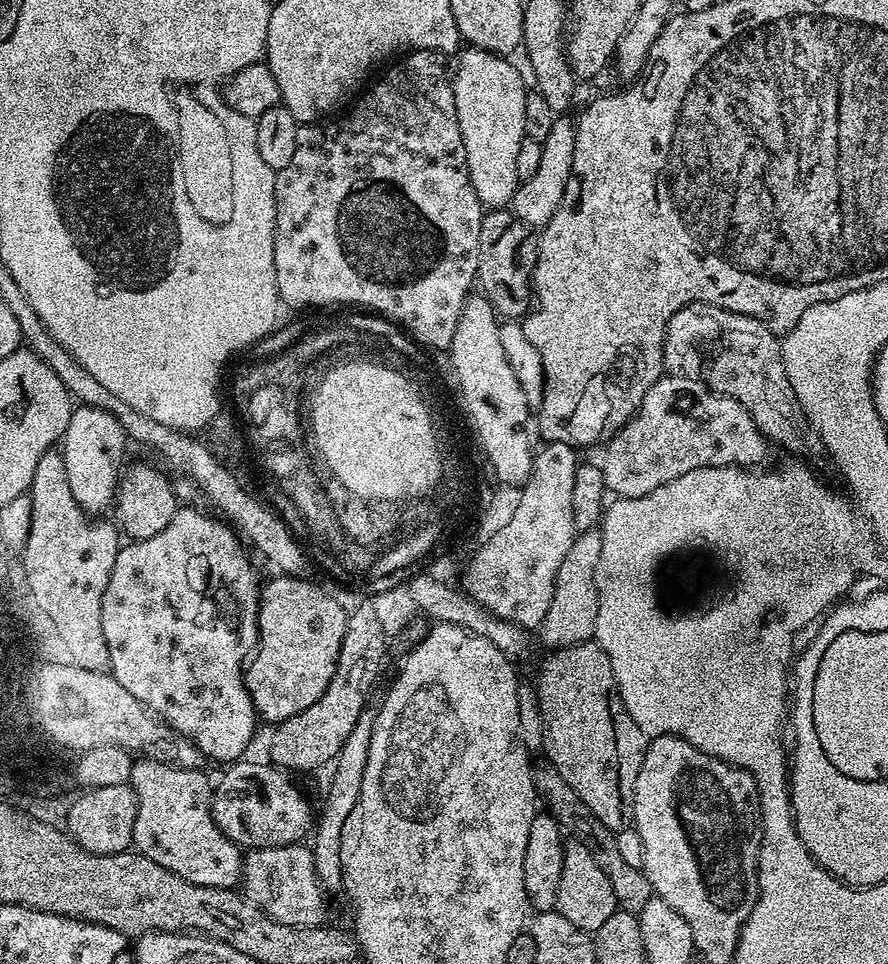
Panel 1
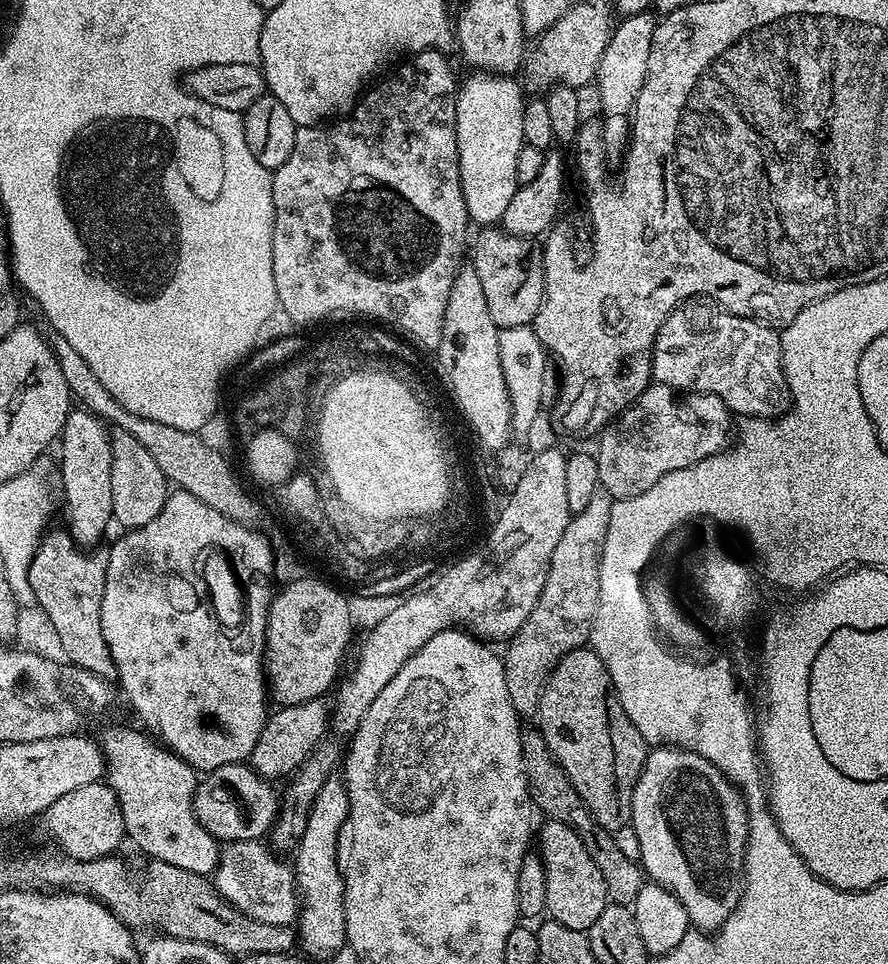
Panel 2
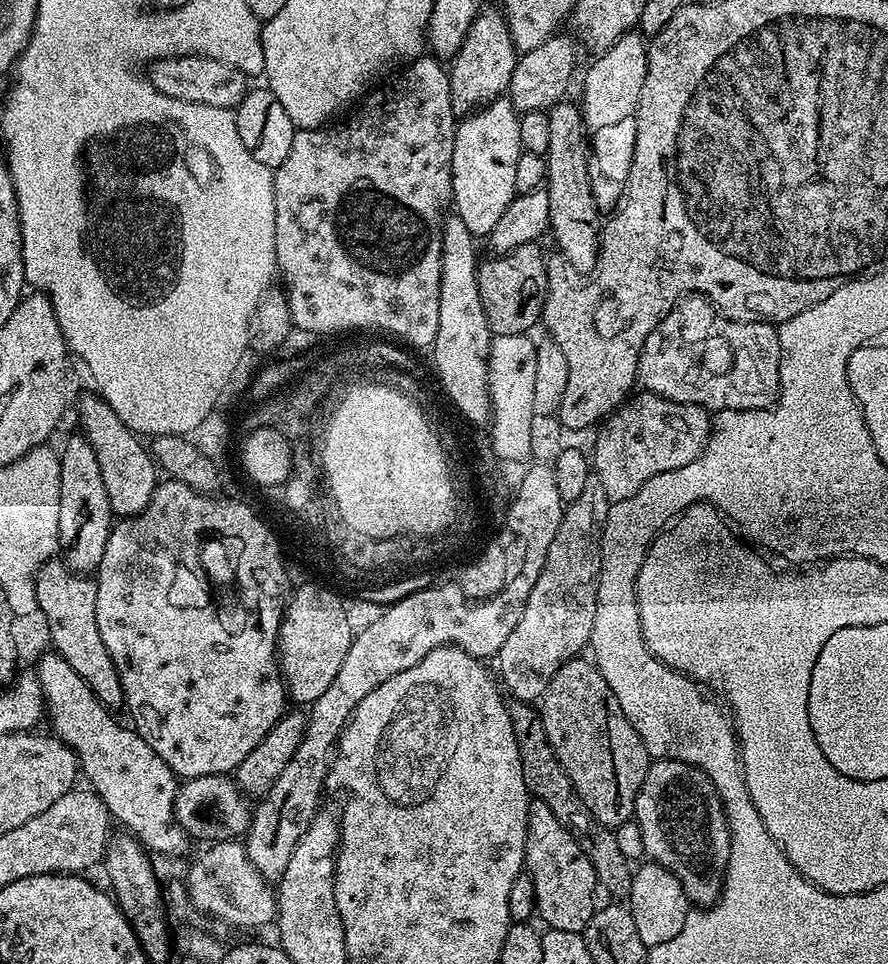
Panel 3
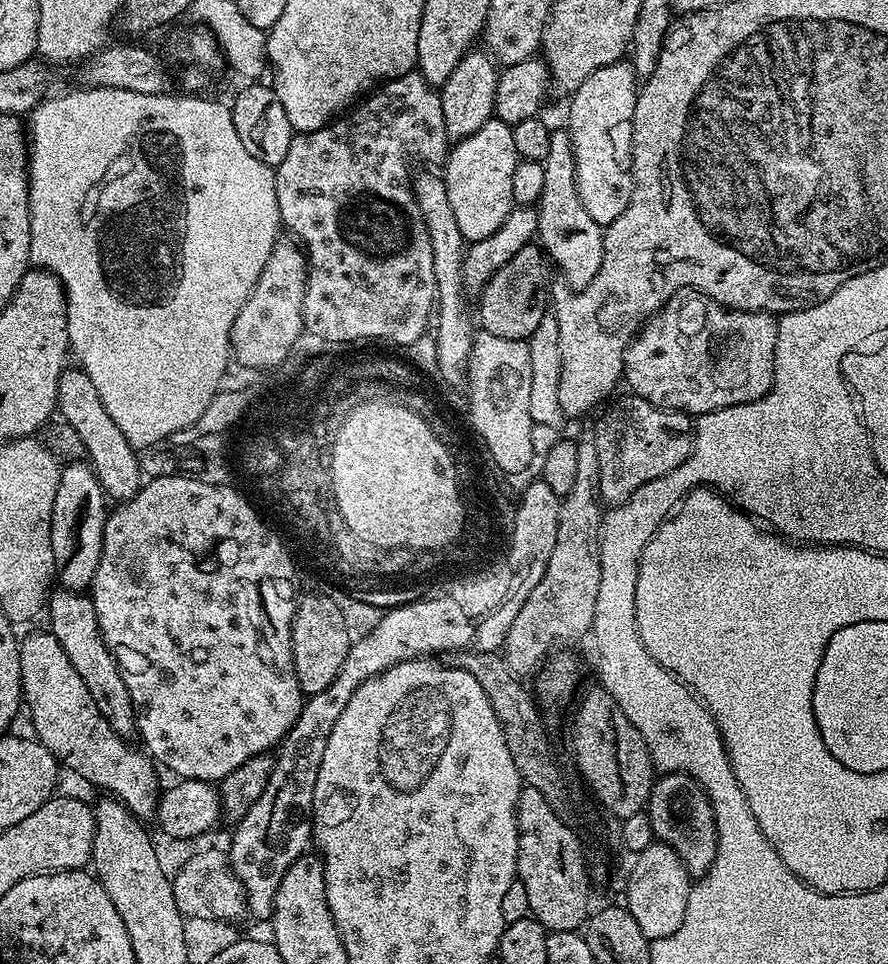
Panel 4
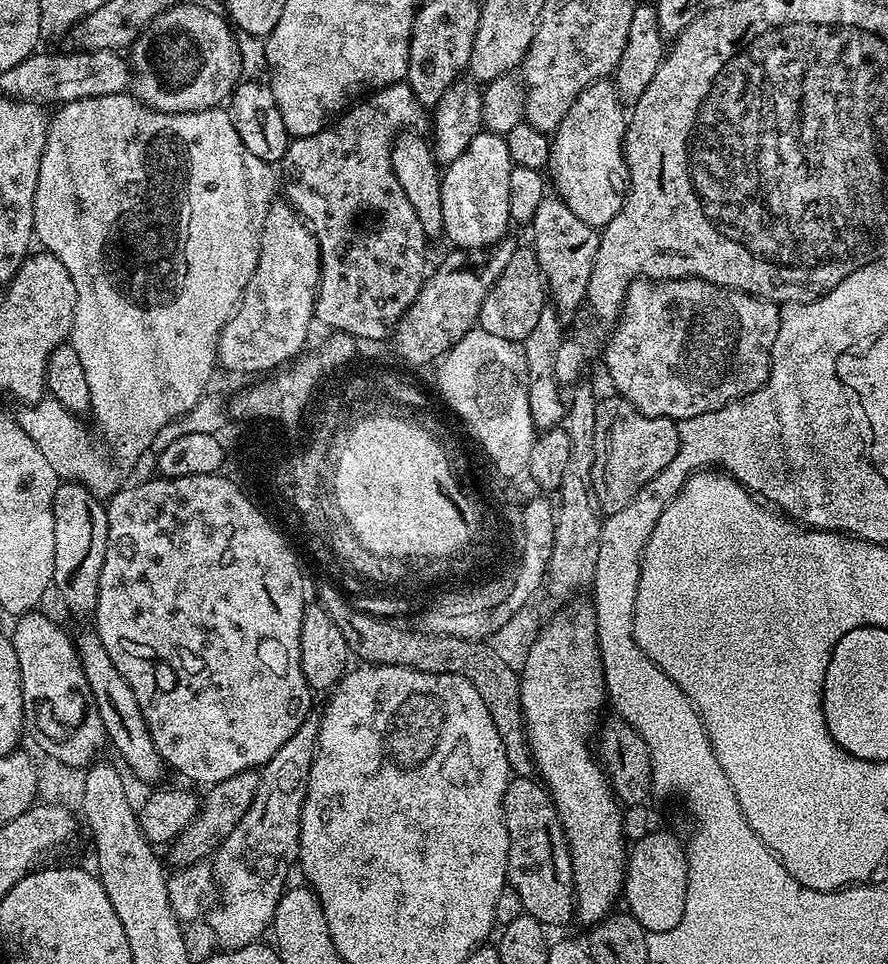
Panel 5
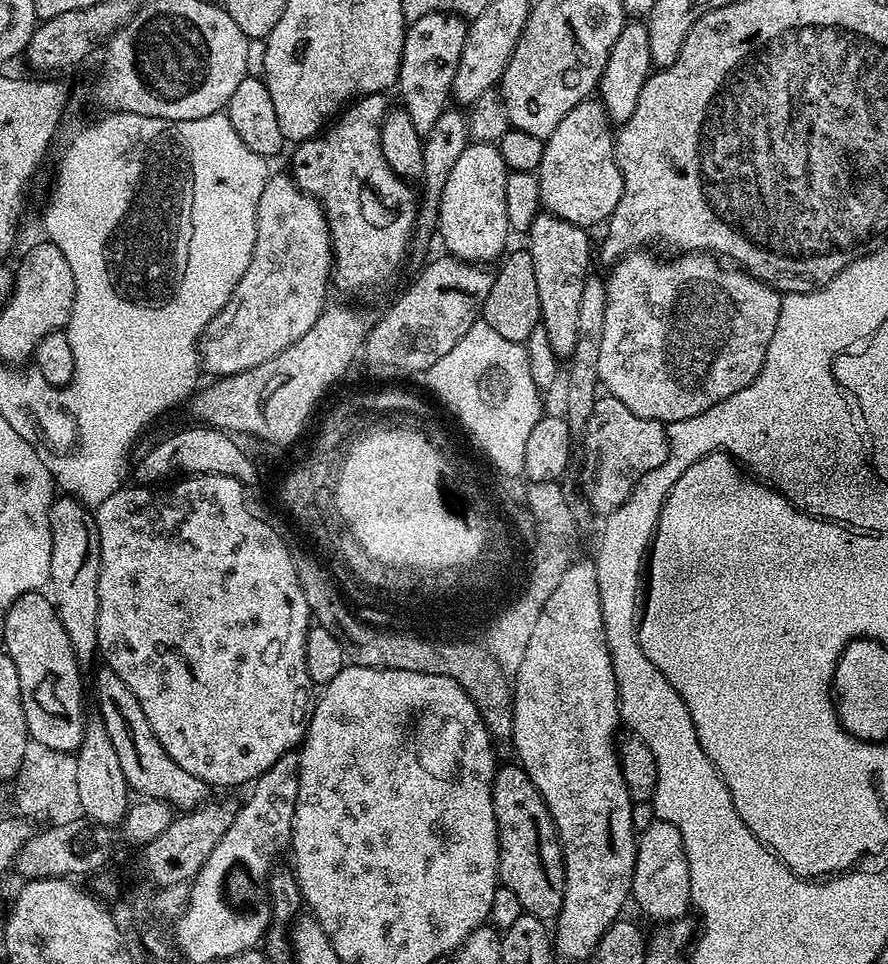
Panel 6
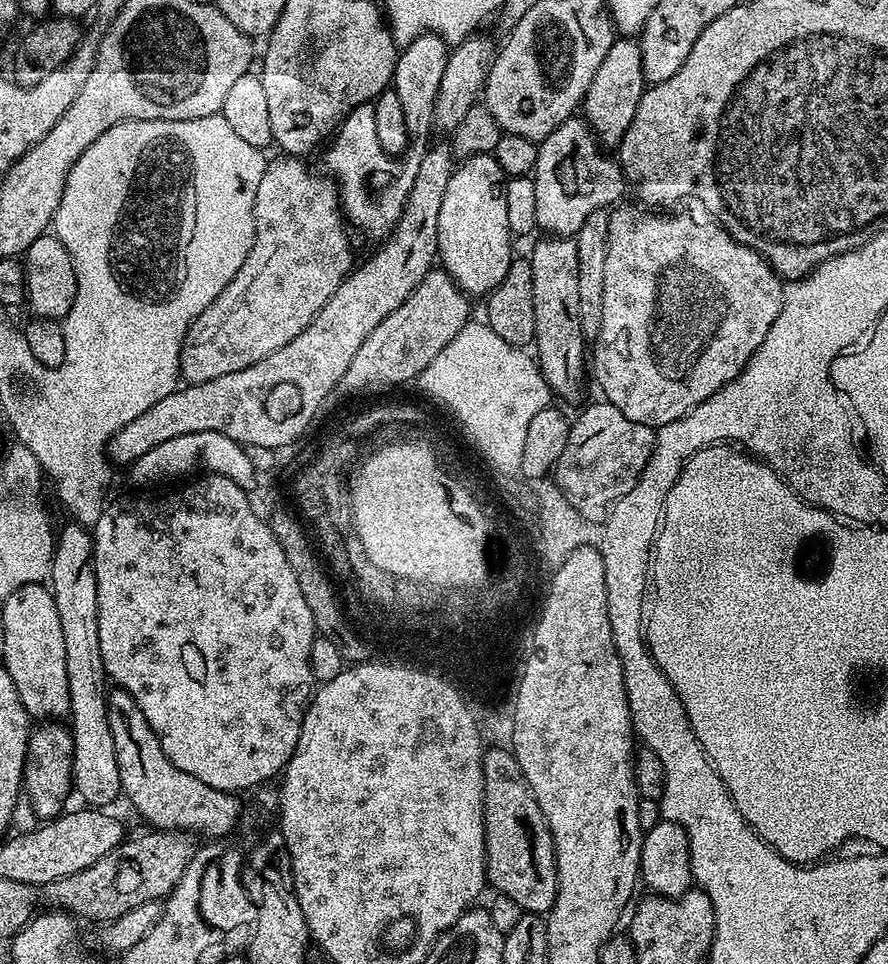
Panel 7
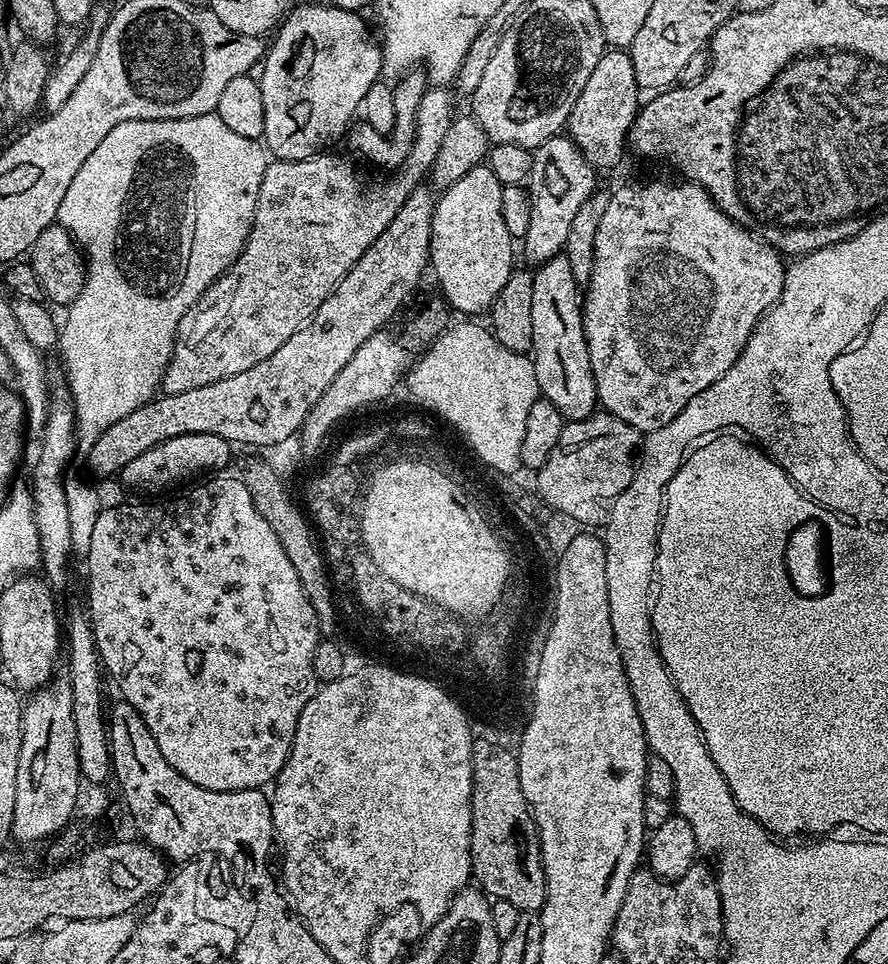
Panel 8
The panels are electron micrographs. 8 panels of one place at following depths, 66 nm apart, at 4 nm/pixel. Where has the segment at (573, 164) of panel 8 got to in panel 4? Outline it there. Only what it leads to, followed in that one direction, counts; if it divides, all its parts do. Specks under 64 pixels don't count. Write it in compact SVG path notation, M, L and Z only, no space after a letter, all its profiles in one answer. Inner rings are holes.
M617 62L594 70L594 74L590 74L590 78L586 78L569 99L572 101L568 104L566 131L574 154L578 198L582 198L582 206L586 206L590 218L601 226L614 223L632 197L632 174L625 165L624 168L620 165L616 157L612 132L631 121L637 91L638 77L631 63Z

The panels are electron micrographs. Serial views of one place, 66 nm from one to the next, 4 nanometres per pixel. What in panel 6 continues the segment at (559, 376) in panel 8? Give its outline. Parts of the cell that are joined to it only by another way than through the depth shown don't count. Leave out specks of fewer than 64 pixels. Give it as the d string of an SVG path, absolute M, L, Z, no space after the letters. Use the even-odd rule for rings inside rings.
M546 211L534 218L526 233L526 251L534 258L534 278L538 282L542 336L544 332L553 354L563 358L571 357L578 342L578 305L582 286L590 275L588 263L594 260L594 244L588 241L588 235L585 229Z

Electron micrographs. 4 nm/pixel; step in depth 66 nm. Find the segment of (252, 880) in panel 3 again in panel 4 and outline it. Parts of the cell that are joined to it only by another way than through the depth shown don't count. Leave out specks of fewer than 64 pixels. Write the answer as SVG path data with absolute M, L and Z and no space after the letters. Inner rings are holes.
M210 848L192 855L172 876L172 889L178 908L186 918L206 918L232 922L247 911L243 884L233 874L227 853Z

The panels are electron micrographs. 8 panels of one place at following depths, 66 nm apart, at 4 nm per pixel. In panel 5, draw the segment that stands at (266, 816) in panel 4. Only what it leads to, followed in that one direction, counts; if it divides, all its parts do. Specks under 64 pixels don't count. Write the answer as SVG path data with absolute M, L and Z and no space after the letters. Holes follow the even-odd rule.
M308 715L282 750L259 769L258 794L254 794L250 810L242 814L242 822L230 830L230 838L223 840L214 853L210 865L217 885L222 886L222 895L207 913L206 923L224 948L257 943L263 937L260 935L271 929L280 895L289 883L288 867L293 867L300 855L300 819L319 729L319 719Z

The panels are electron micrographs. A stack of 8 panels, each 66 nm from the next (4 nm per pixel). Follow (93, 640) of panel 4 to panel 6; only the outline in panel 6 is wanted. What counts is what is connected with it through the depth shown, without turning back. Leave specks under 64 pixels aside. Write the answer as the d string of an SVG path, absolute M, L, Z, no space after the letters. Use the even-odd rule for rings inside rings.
M104 666L101 669L96 676L96 700L100 703L98 716L114 742L114 751L118 754L122 774L126 774L129 789L133 793L141 792L141 797L150 800L165 800L180 810L191 810L205 803L210 796L210 785L182 770L182 766L162 750L162 742L154 738L154 730L150 730L150 722L146 722L146 714L142 714L142 706L138 706L138 698L134 698L130 686L126 686L112 668Z

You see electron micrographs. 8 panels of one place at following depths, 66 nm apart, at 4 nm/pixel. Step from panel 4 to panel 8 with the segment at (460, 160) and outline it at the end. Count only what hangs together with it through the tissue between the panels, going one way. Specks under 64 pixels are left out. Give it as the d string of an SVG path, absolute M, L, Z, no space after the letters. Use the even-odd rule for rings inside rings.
M482 163L474 170L462 174L454 186L443 189L439 193L434 218L432 219L432 241L430 242L431 275L436 275L440 283L443 299L449 309L465 312L465 317L476 318L479 312L487 313L492 307L494 298L498 298L498 290L506 286L506 278L514 271L512 264L512 244L514 237L506 230L506 221L502 219L502 190L504 185L494 178L487 163Z

